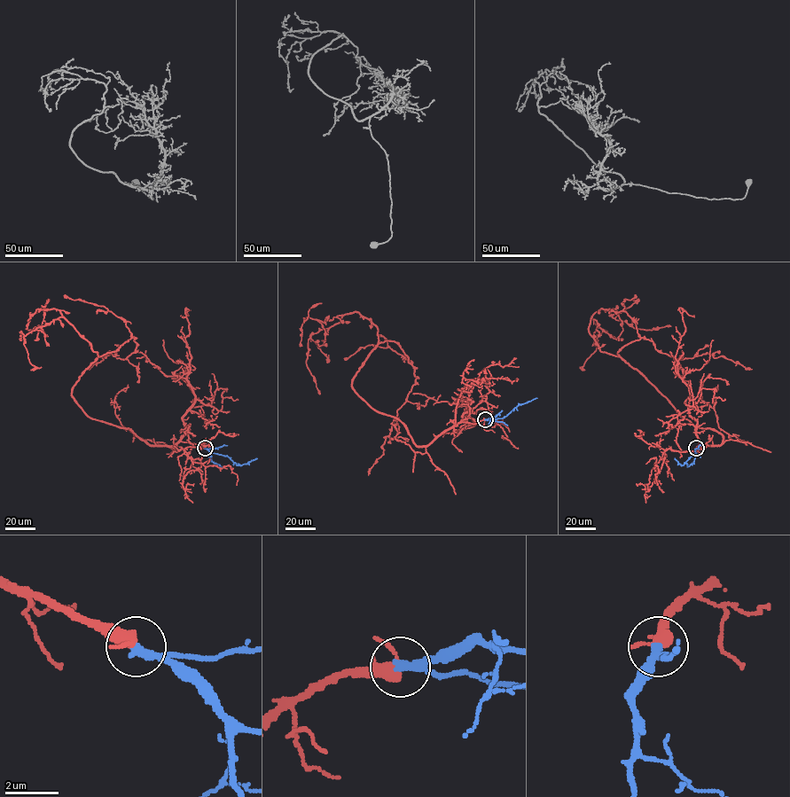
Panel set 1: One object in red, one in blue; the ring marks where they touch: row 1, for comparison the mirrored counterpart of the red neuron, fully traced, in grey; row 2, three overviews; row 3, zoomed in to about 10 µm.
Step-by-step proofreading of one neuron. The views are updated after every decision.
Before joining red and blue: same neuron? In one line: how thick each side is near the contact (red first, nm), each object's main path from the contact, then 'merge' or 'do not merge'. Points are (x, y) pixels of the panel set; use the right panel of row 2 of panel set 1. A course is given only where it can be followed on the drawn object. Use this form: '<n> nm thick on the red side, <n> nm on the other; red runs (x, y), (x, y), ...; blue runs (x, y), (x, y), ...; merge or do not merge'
380 nm thick on the red side, 360 nm on the other; red runs (696, 448), (723, 436), (684, 418), (618, 352), (644, 337), (676, 358), (708, 353), (752, 369); blue runs (696, 448), (695, 455), (683, 464), (675, 458); merge

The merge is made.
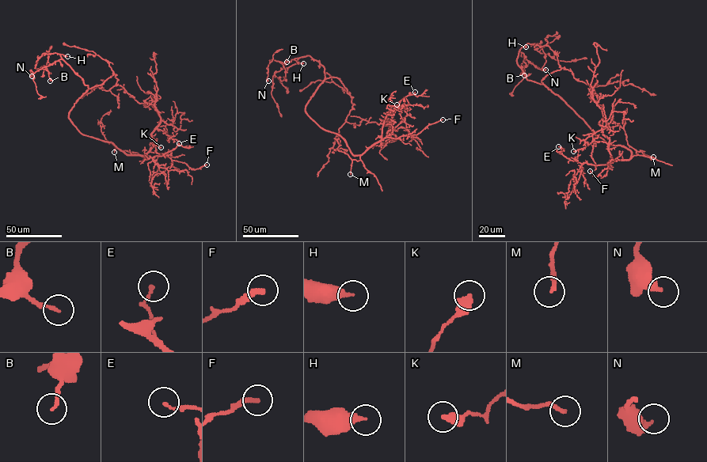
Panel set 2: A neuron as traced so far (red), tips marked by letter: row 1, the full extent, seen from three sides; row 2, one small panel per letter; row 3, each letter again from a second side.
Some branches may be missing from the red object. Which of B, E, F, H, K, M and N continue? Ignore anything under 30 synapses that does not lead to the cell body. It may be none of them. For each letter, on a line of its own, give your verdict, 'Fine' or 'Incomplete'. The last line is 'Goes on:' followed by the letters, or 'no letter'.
B: Fine
E: Fine
F: Fine
H: Fine
K: Fine
M: Fine
N: Fine
Goes on: no letter

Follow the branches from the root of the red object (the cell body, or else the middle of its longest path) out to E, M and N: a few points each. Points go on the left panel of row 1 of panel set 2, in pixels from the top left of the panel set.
E: (83, 134), (111, 142), (126, 153), (142, 155), (146, 159), (163, 156), (179, 143)
M: (83, 134), (111, 142), (123, 151), (115, 147), (114, 152)
N: (83, 134), (69, 117), (74, 104), (89, 88), (83, 80), (62, 59), (34, 73), (31, 70), (32, 76)

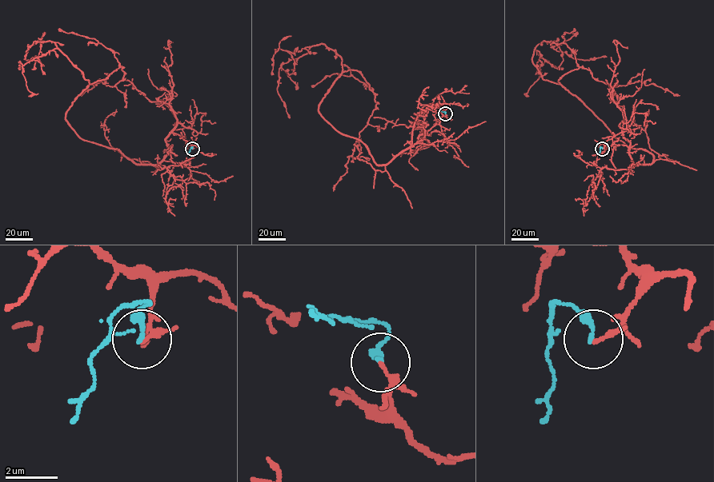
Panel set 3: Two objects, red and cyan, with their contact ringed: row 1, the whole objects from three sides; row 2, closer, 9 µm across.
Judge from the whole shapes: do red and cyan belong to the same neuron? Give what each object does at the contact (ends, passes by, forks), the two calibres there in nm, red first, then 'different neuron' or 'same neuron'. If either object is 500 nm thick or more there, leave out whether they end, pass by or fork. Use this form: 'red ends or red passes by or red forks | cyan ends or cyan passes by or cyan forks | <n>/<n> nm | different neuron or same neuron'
red ends | cyan ends | 170/220 nm | different neuron

